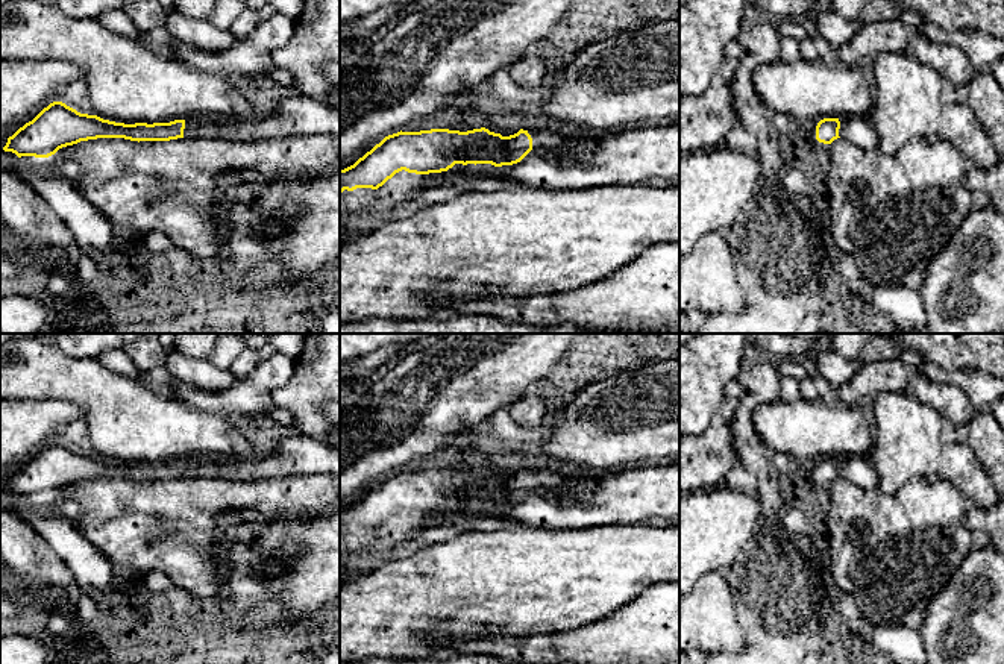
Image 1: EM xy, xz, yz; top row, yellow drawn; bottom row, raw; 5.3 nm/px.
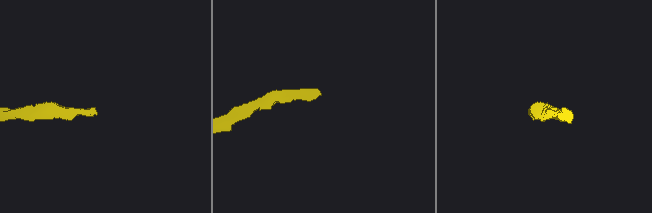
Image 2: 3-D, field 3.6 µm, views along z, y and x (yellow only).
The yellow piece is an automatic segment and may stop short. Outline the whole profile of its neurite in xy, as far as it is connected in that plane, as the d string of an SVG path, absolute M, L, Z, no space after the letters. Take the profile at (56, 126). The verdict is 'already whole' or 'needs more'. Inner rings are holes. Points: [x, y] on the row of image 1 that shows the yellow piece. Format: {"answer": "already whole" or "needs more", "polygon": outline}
{"answer": "needs more", "polygon": "M302 92L275 94L268 97L261 117L240 121L190 117L170 123L124 124L80 114L62 102L53 102L9 136L3 150L18 158L49 158L62 147L97 138L124 138L138 143L177 138L264 141L318 135L340 135L340 109Z"}

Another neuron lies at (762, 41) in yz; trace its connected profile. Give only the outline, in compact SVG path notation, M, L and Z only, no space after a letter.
M769 23L743 26L737 42L743 45L745 55L739 59L736 77L731 83L739 123L757 139L757 158L761 164L763 177L780 176L784 159L780 133L772 121L772 111L761 103L752 74L758 67L781 59L781 39L783 33L778 26Z

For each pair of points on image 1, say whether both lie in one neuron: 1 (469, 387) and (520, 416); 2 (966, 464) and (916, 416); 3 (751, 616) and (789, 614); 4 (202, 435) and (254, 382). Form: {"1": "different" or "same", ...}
{"1": "different", "2": "same", "3": "same", "4": "different"}

